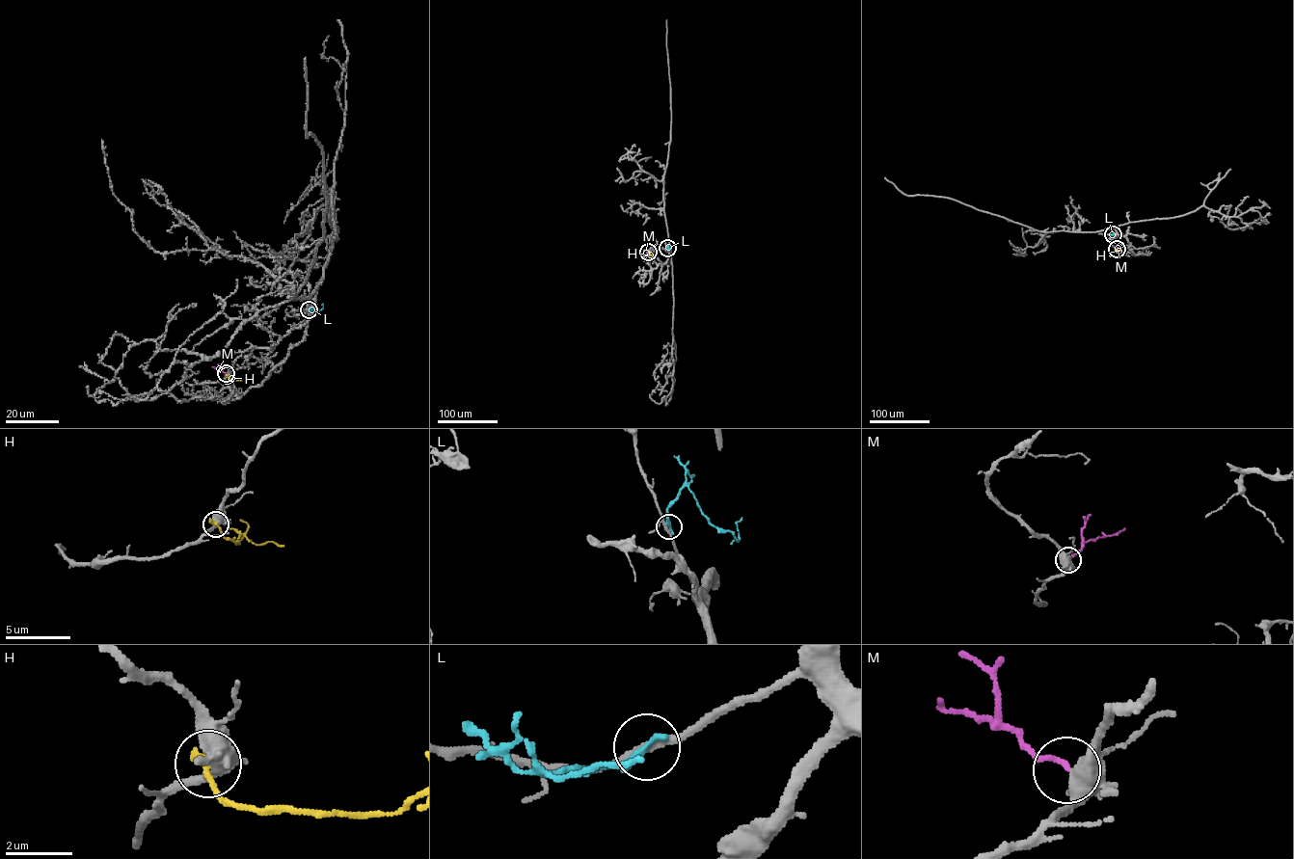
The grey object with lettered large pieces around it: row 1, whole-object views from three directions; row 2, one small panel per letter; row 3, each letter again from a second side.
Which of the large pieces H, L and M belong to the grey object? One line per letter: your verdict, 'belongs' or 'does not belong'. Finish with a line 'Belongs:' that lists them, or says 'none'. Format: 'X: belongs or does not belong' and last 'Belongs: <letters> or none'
H: does not belong
L: does not belong
M: belongs
Belongs: M

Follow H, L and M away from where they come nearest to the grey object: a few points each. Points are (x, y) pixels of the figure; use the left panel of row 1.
H: (227, 375), (231, 379), (241, 380)
L: (309, 309), (316, 310), (323, 304)
M: (226, 373), (212, 366)

